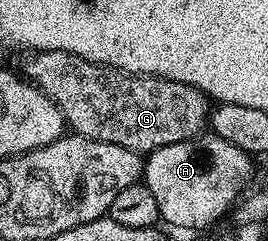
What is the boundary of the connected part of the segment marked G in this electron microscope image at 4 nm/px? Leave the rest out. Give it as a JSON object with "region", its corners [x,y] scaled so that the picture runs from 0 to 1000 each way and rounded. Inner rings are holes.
{"region":[[[153,207],[90,220],[78,237],[75,303],[149,361],[239,469],[254,527],[325,577],[384,593],[440,598],[522,639],[619,610],[631,598],[683,593],[739,568],[776,519],[787,423],[776,394],[720,353],[619,324],[571,324],[556,311],[481,311],[466,295],[418,286],[399,270],[310,249],[272,220],[216,207]]]}

